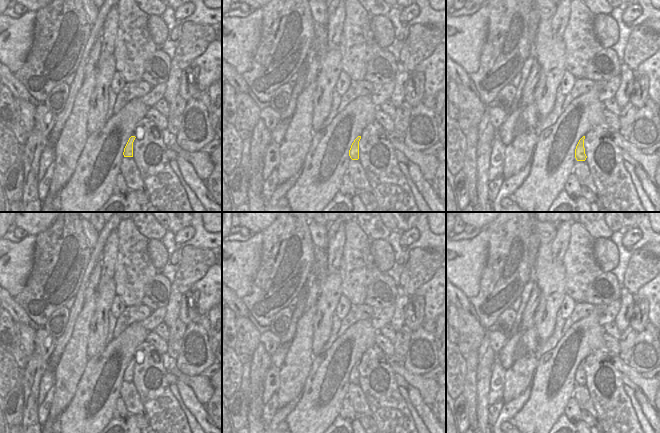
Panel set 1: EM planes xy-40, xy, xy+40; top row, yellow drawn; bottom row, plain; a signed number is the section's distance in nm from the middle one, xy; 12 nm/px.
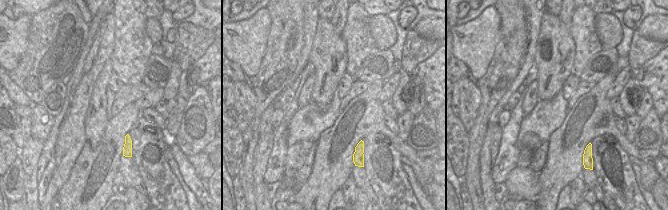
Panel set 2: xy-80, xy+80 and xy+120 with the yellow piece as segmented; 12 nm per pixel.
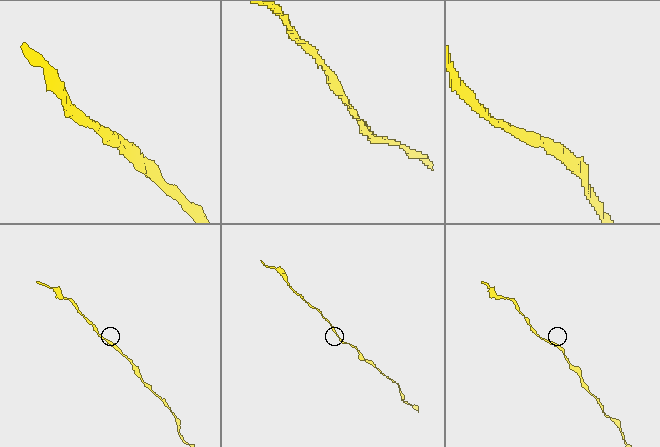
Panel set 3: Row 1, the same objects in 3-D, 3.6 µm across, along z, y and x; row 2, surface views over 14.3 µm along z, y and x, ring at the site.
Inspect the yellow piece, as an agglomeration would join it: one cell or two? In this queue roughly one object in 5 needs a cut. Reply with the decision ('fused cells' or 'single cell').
single cell

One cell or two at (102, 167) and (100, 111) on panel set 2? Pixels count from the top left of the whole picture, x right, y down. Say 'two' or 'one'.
two

